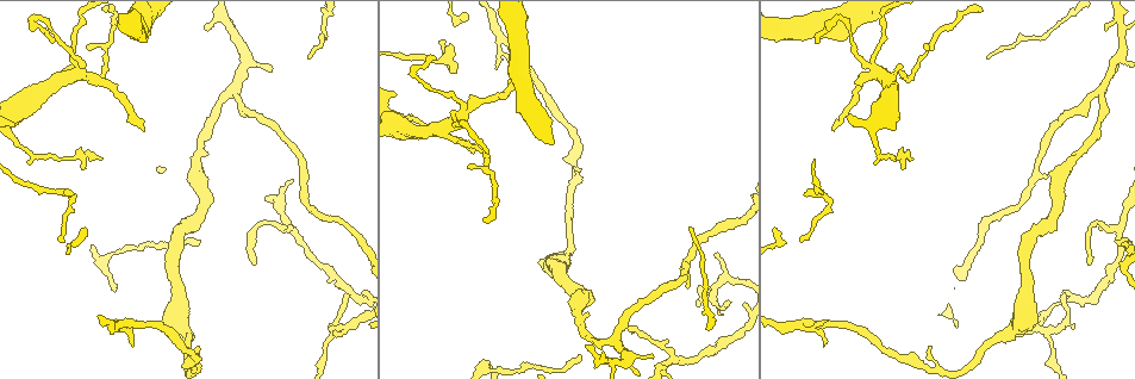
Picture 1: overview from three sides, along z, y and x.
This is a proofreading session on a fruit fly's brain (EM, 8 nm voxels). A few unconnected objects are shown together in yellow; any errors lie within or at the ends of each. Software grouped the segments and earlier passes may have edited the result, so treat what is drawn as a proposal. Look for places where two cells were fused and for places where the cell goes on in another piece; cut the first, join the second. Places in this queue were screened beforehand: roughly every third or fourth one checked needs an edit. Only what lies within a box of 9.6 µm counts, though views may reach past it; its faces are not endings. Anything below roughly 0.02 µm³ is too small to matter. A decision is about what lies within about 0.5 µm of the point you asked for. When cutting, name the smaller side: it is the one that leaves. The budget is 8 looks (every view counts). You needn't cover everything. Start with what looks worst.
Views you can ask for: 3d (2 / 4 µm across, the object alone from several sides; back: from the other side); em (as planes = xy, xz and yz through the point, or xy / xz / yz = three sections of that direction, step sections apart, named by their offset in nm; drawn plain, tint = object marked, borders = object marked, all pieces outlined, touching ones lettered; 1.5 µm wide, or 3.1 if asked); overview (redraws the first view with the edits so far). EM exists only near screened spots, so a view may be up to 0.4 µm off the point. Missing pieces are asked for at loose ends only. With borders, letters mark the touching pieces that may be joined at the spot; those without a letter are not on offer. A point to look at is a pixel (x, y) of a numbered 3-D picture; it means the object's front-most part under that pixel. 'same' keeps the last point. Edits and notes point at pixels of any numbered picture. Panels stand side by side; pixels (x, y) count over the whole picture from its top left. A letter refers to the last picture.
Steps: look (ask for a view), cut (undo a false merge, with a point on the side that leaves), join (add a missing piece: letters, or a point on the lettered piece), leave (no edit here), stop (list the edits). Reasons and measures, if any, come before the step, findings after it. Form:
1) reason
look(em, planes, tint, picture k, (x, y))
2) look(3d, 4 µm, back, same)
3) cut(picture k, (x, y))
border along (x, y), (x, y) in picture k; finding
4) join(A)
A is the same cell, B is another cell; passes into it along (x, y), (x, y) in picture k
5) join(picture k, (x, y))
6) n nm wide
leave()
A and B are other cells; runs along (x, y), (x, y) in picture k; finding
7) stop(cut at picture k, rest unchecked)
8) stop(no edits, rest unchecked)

free end
look(3d, 4 µm, back, picture 1, (433, 56))

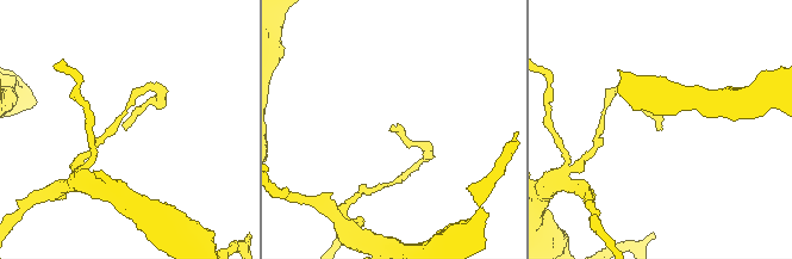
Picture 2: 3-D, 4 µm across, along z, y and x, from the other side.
look(em, yz, step 8, borders, picture 2, (123, 127))

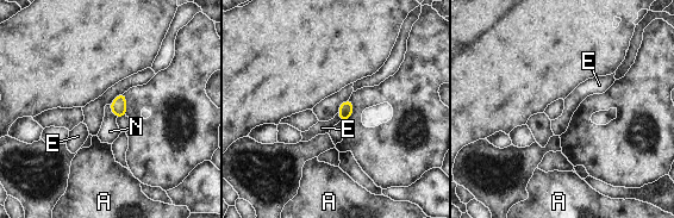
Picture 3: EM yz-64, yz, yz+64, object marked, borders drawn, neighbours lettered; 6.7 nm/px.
look(em, planes, borders, same)

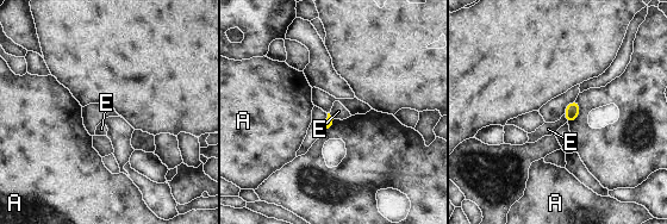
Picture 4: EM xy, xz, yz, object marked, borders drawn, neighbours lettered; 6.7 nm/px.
leave()
A and E are other cells; border along (563, 114), (567, 122) in picture 4; none of them fits

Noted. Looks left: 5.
branch stops here
look(em, planes, plain, picture 1, (588, 345))

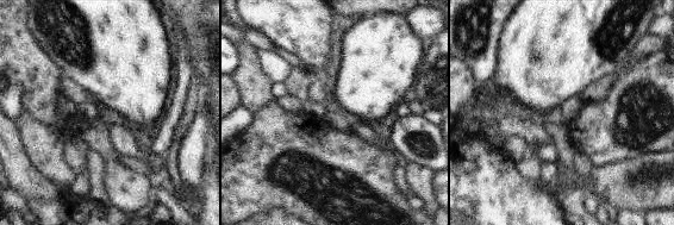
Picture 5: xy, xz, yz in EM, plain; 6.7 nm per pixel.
look(em, planes, borders, same)

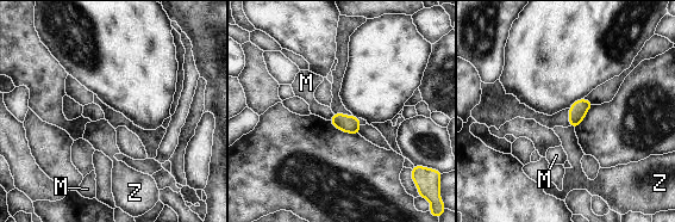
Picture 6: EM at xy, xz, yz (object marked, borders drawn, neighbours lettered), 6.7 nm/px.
120 nm wide
leave()
M and Z are other cells; border along (570, 125), (574, 128) in picture 6; none of them fits

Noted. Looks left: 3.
thin end
look(em, xz, step 4, borders, picture 1, (1116, 69))

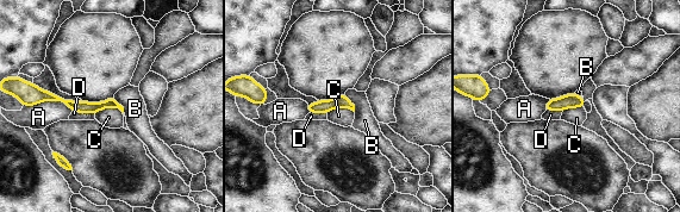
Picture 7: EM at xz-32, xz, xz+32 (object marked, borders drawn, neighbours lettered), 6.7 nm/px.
another direction
look(em, planes, borders, same)

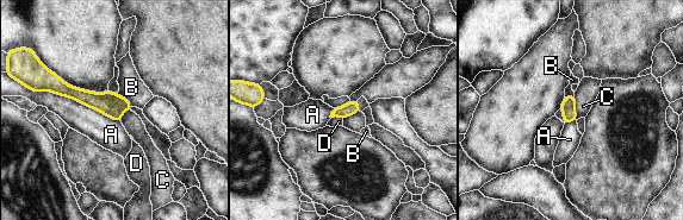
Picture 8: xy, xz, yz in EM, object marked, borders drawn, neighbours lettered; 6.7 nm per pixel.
90 nm wide; A touches over 600 nm
leave()
A, B, C and D are other cells; none of them fits

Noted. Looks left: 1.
stop(no edits, rest unchecked)

